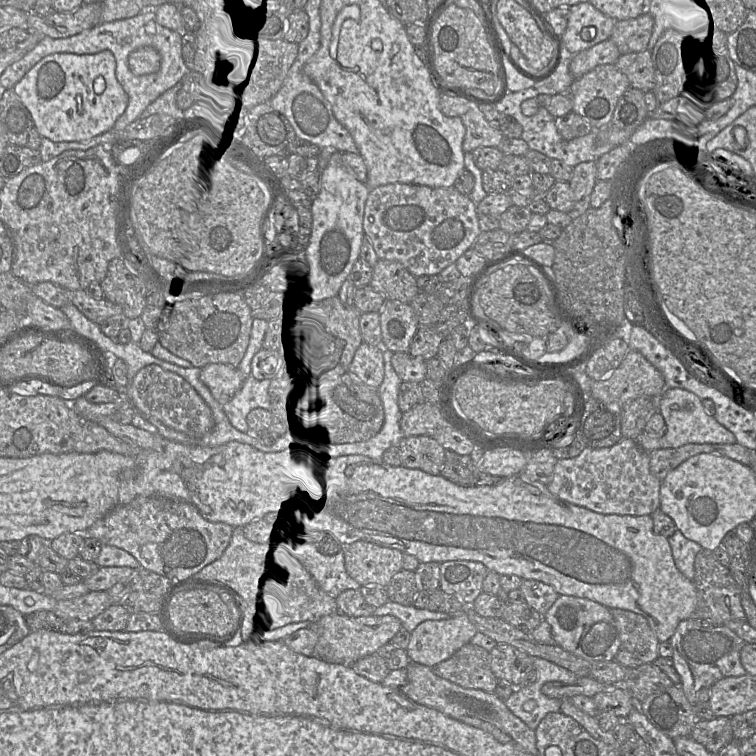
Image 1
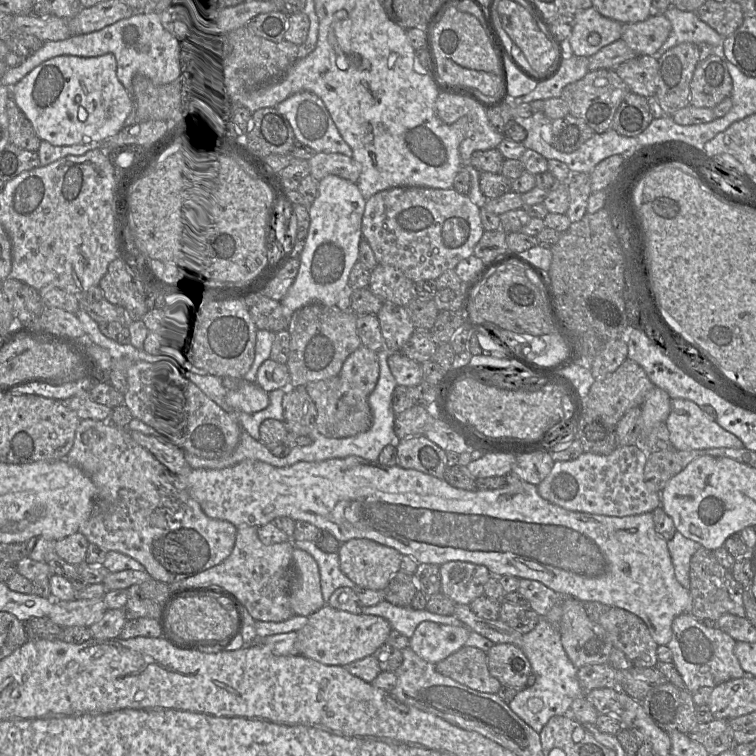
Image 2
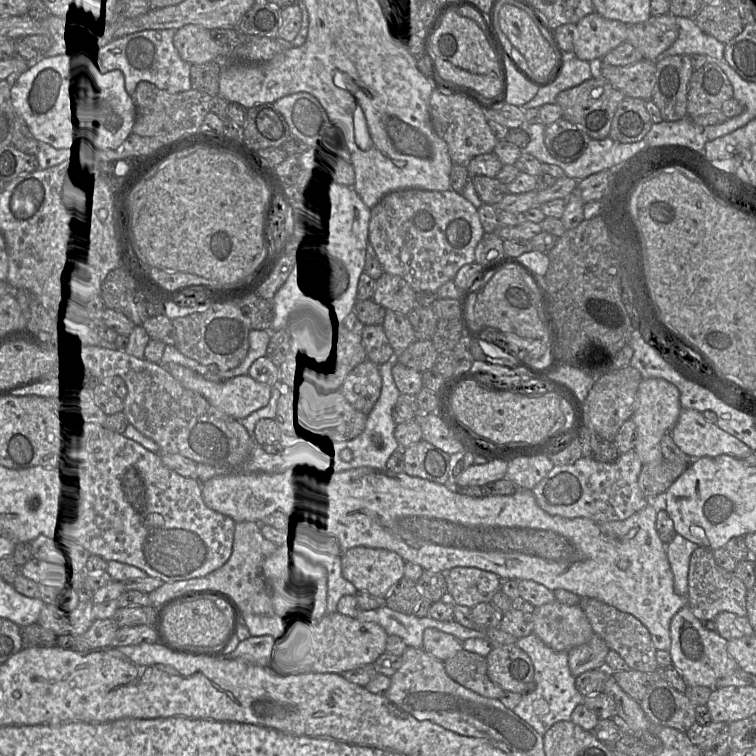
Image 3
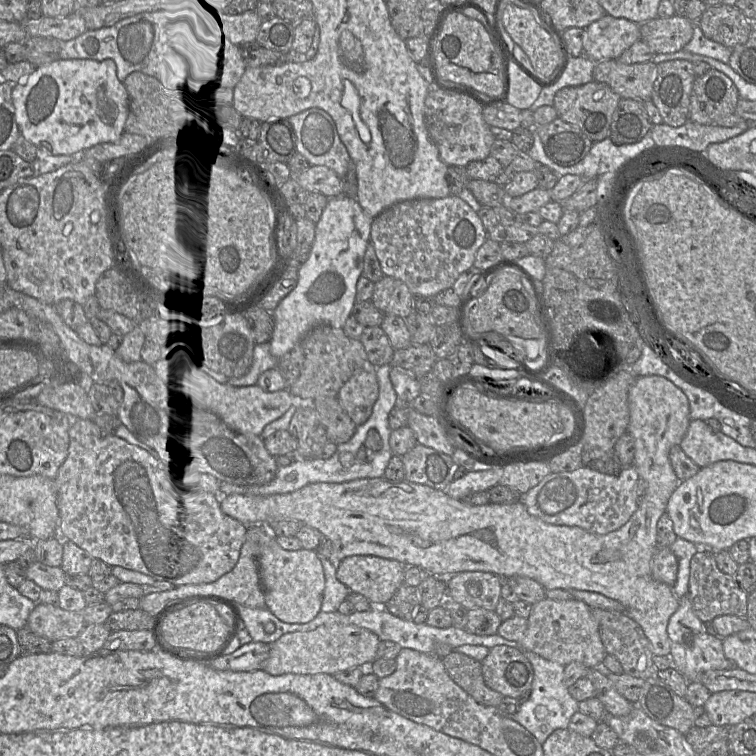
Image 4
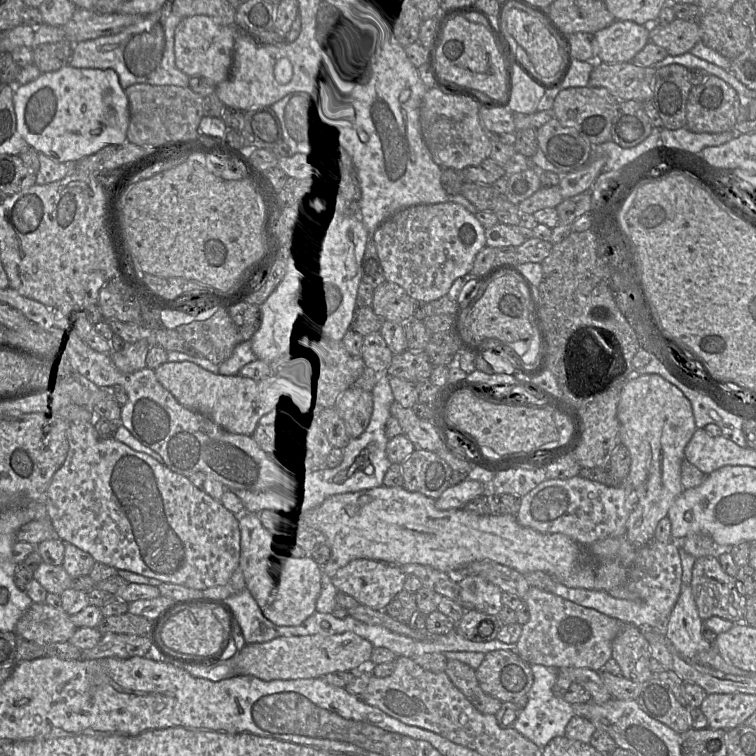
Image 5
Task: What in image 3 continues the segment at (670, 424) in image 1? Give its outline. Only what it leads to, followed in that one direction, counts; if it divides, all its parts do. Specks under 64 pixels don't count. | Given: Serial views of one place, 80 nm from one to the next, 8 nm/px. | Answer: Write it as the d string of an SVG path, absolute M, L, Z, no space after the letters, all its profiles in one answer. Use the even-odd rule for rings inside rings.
M682 408L670 433L676 445L690 459L722 454L744 459L755 453L744 442L707 421L703 413L695 409Z

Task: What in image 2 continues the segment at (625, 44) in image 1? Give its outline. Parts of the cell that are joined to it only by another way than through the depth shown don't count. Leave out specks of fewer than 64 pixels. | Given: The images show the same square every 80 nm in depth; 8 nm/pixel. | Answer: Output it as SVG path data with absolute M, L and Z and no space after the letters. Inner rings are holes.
M652 14L645 21L623 24L621 39L637 55L654 56L669 37L671 28L664 14Z

